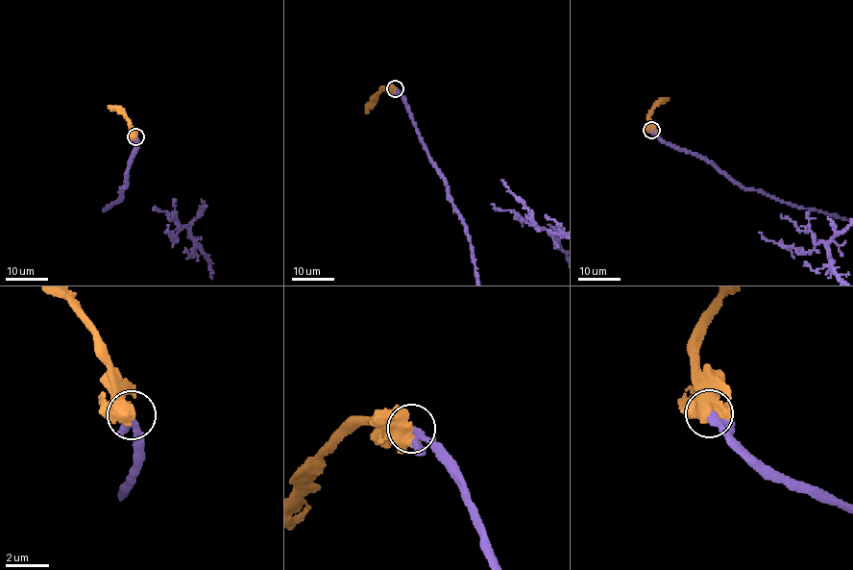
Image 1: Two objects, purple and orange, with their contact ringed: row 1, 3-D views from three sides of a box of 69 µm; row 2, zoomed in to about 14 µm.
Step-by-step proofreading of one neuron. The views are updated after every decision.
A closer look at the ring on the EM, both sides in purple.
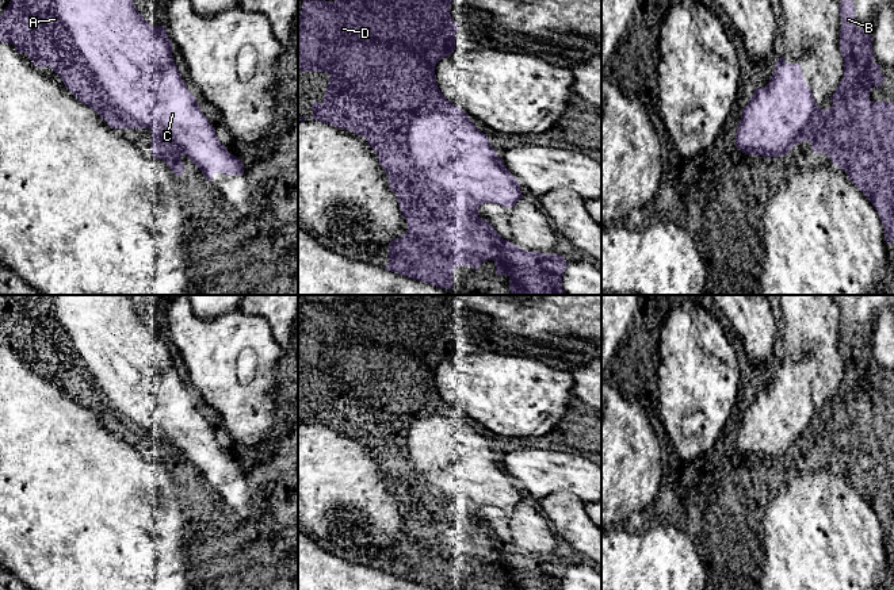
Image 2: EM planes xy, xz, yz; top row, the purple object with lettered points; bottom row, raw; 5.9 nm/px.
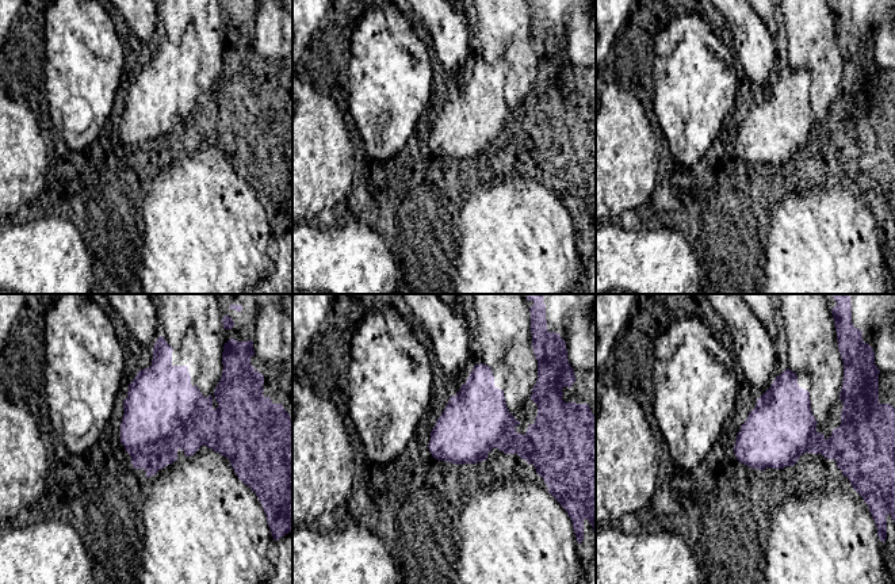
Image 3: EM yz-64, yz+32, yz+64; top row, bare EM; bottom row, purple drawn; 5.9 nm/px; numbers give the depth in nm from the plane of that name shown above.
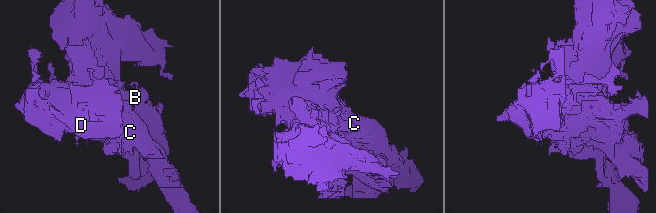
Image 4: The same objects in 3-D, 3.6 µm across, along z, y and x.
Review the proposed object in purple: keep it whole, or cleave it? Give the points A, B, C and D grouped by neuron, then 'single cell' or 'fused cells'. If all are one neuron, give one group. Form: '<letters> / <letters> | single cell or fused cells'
A B C D | single cell

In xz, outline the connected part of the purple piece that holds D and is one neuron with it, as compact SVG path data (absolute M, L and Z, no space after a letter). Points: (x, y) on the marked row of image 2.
M305 0L298 19L298 72L329 74L324 101L312 103L312 119L363 135L377 152L390 191L397 195L408 222L406 233L389 242L389 264L382 268L452 290L456 265L478 269L484 261L493 260L496 273L509 276L509 291L515 295L566 295L562 290L562 276L568 267L563 256L520 249L478 217L478 207L484 203L513 207L523 195L516 177L505 168L503 158L496 156L488 135L474 126L469 114L451 104L438 87L435 66L455 50L458 24L450 15L451 1Z

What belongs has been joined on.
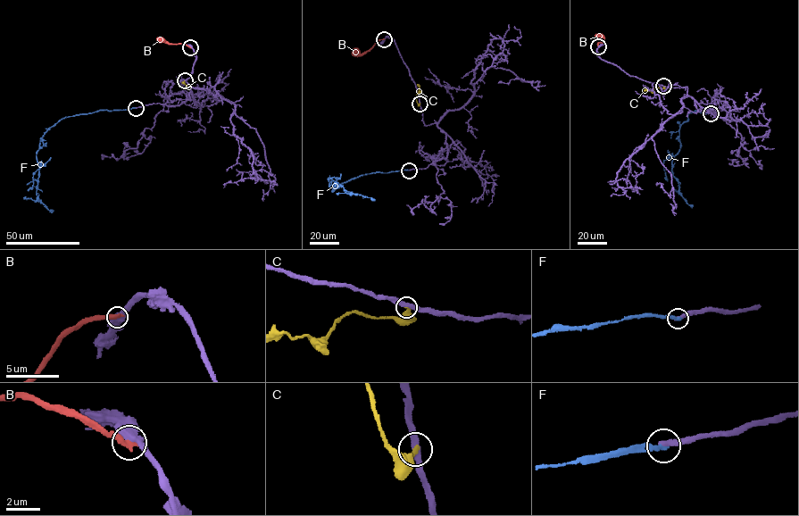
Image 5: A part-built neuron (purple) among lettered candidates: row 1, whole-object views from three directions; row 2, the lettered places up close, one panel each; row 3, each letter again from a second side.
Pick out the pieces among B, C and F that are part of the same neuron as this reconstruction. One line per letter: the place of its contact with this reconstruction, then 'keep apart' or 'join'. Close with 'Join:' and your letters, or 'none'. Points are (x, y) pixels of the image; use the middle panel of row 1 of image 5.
B: (384, 39) | keep apart
C: (420, 104) | keep apart
F: (409, 170) | keep apart
Join: none

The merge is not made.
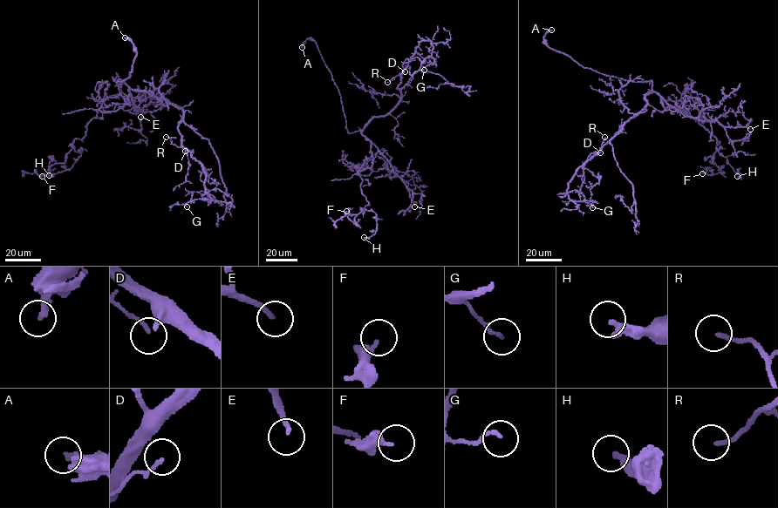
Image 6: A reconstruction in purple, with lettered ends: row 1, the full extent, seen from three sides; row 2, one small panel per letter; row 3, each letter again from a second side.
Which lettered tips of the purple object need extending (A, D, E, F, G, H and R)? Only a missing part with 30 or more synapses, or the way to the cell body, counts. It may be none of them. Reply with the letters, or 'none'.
A, E

